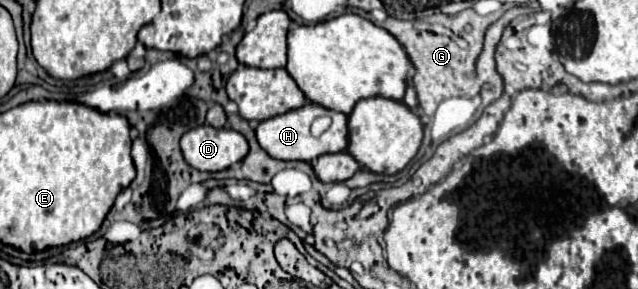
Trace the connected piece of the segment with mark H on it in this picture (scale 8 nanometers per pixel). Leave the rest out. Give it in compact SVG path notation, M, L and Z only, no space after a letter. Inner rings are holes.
M306 103L300 109L294 109L294 111L288 111L288 113L282 113L282 115L276 115L272 119L262 121L256 127L256 137L258 137L260 147L270 157L274 157L274 159L282 159L282 161L308 161L310 163L310 161L318 159L320 155L340 153L340 151L346 149L346 145L348 145L348 117L344 113L336 113L336 111L324 109L320 105L314 105L314 103ZM322 115L328 115L332 119L330 129L324 131L320 137L310 137L312 121L316 117L322 117Z

